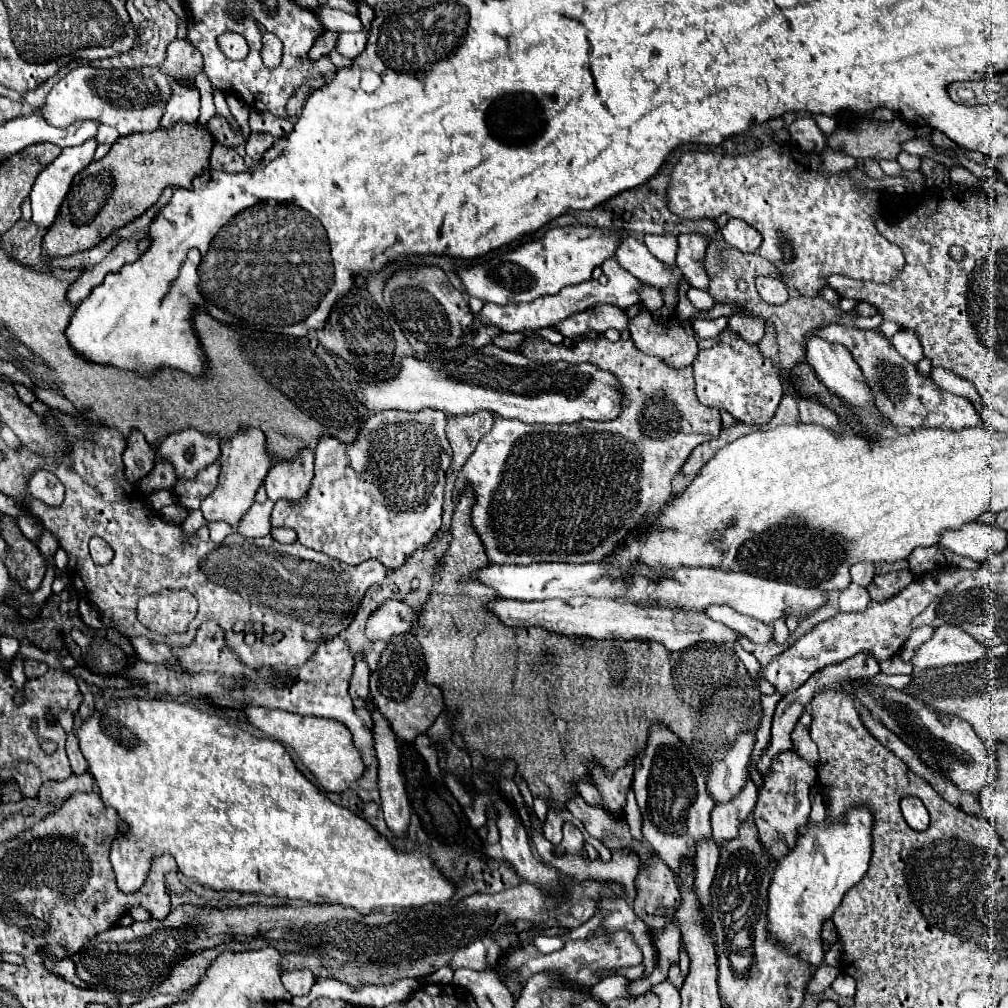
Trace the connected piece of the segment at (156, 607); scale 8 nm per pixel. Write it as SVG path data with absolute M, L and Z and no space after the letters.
M161 593L161 595L151 595L143 597L137 605L139 611L139 621L153 633L157 635L171 635L171 633L185 633L187 625L195 619L197 613L197 601L189 593Z

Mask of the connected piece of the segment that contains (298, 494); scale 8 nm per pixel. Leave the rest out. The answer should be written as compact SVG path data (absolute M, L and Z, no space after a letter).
M301 451L299 457L291 463L275 463L267 477L265 477L265 489L267 497L271 501L287 499L291 503L299 503L303 497L307 497L307 491L311 489L313 481L313 453Z

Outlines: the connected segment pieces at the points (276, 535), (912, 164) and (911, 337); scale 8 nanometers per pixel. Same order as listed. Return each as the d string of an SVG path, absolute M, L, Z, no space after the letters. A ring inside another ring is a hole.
M273 527L271 531L271 536L276 541L281 541L281 543L293 543L293 541L297 539L297 535L295 535L295 531L291 531L291 529L287 529L287 528Z
M901 153L901 155L897 157L897 161L899 161L899 165L901 165L903 169L915 171L915 169L921 167L921 157L915 157L915 155L909 155L909 153Z
M901 329L899 333L895 333L895 337L891 339L891 343L893 343L895 351L897 351L903 359L907 359L909 363L917 365L917 363L923 359L923 351L921 351L919 341L915 341L915 333L907 333L907 331Z

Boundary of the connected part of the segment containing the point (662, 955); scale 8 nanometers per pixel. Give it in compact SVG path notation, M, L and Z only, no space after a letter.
M669 925L669 929L665 929L663 937L659 937L655 941L655 947L657 947L655 973L651 973L651 977L647 977L647 981L643 981L643 979L633 981L633 985L637 987L637 997L643 995L651 985L657 985L667 979L667 969L671 963L677 961L677 955L679 955L679 941L681 941L681 933L675 925Z

